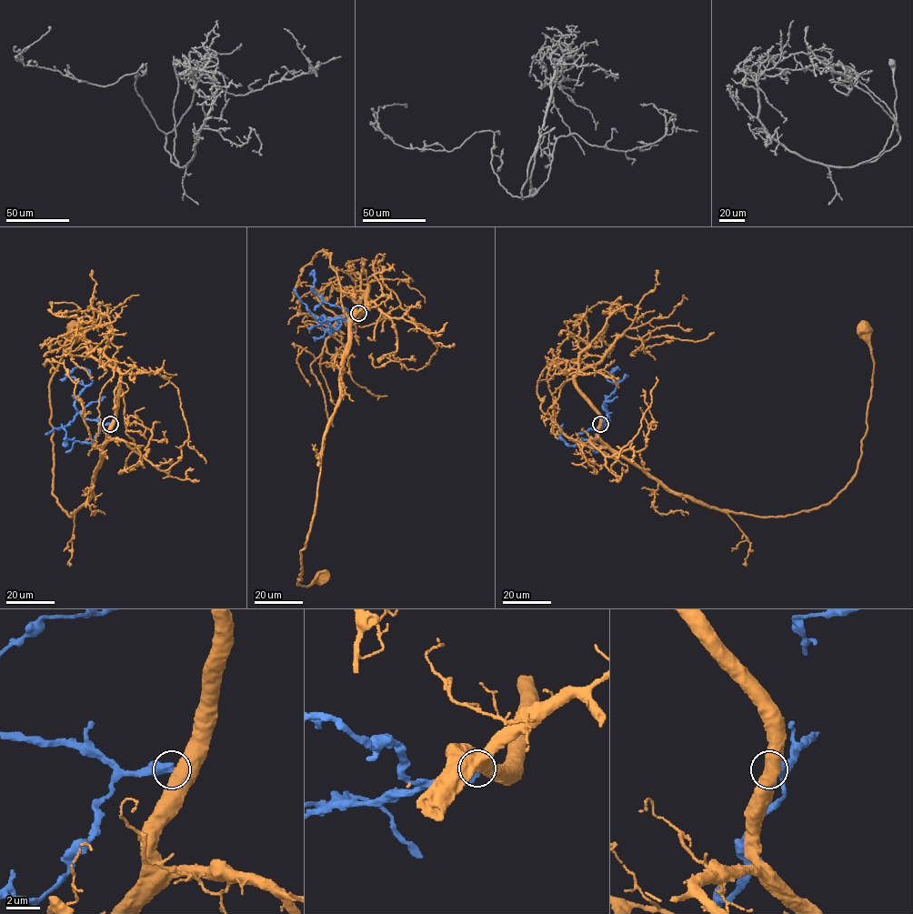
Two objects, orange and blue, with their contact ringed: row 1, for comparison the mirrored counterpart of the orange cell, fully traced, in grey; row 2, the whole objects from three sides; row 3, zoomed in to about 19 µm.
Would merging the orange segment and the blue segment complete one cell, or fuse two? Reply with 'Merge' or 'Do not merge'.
Do not merge

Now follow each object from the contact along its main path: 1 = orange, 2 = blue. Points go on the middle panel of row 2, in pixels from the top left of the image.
1: (358, 313), (351, 323), (339, 402), (324, 440), (298, 585), (308, 586), (318, 577)
2: (358, 313), (327, 320), (323, 316), (337, 329), (339, 319), (332, 329), (319, 325), (308, 329)

